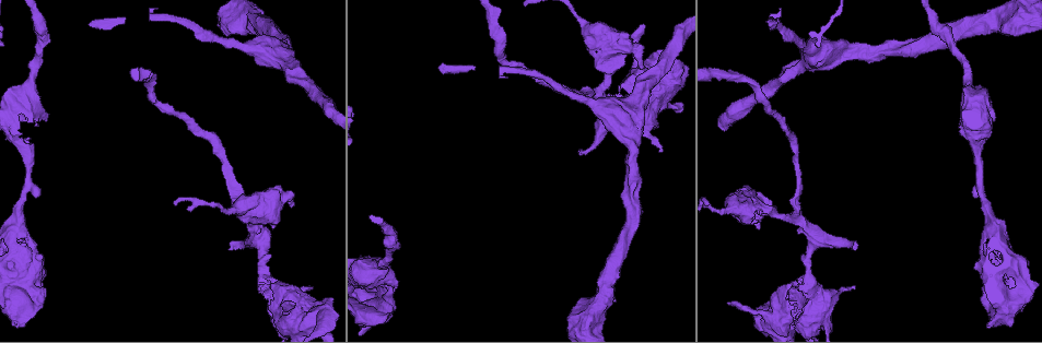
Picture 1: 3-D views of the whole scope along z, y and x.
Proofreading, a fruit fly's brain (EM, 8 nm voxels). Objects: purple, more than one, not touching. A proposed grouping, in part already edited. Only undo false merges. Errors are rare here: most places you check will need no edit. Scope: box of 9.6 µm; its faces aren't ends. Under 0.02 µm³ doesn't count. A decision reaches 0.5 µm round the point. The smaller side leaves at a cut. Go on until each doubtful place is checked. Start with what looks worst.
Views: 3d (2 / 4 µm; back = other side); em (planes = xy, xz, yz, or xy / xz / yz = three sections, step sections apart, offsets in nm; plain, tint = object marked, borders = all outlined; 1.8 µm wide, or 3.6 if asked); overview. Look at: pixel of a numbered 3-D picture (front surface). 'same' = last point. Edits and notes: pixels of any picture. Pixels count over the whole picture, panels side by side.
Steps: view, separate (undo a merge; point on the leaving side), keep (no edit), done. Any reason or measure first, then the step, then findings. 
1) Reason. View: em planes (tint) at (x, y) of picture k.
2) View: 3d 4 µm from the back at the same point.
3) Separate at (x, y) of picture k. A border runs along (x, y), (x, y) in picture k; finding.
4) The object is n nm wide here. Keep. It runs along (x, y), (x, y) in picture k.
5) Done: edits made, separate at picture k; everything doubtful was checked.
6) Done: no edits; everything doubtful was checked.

Closes a loop. View: em xy step 8 (tint) at (995, 223) of picture 1.

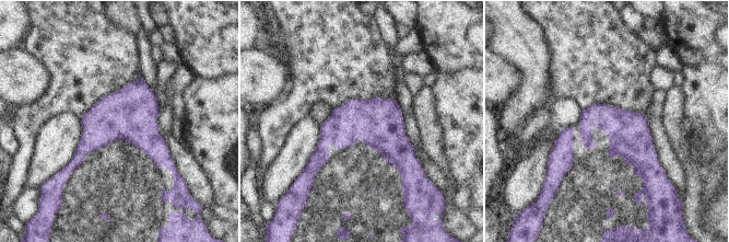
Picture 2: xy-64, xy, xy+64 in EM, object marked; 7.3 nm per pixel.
Another direction. View: em yz step 4 (tint) at the same point.

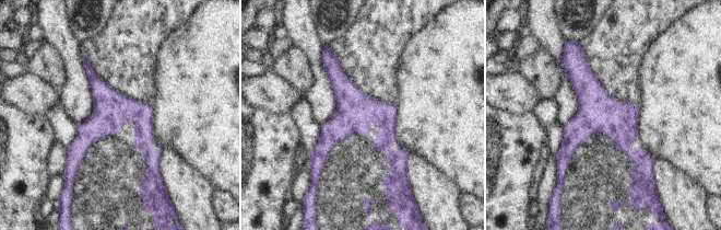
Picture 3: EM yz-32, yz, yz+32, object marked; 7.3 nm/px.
The object is 280 nm wide here. Keep. Continuous, no second neuron.

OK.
Sharp bend. View: 3d 4 µm at (23, 274) of picture 1.

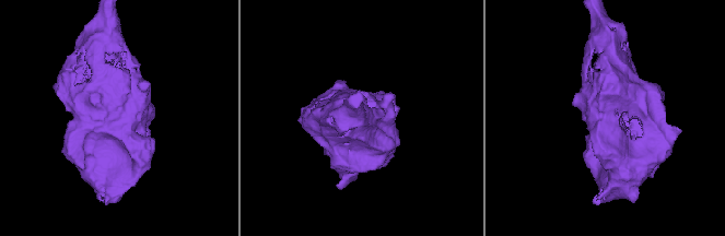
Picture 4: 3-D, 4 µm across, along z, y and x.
View: em 3.6 µm planes (tint) at (116, 115) of picture 4.

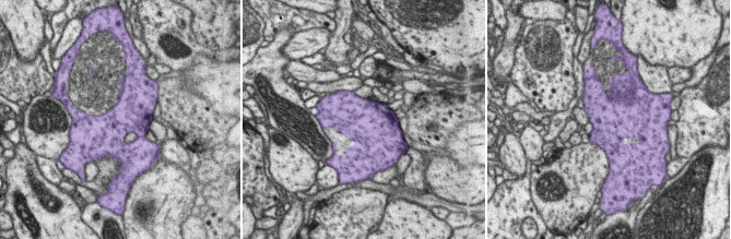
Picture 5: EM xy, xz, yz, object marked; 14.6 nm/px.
Keep. All the same neuron.

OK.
Calibre changes. View: 3d 4 µm at (300, 303) of picture 1.

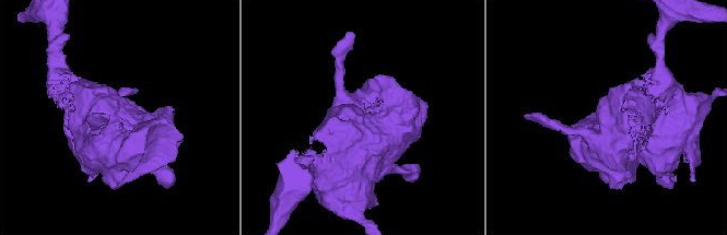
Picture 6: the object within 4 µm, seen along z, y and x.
Now the EM. View: em 3.6 µm planes (tint) at (121, 118) of picture 6.

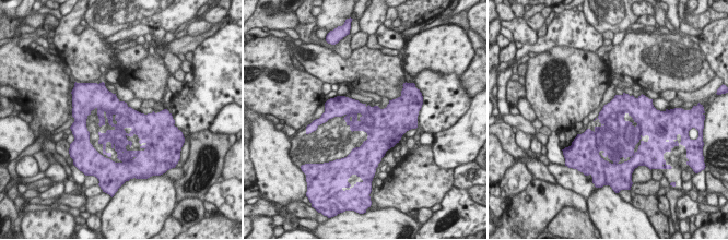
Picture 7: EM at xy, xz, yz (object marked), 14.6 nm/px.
Keep. All the same neuron.

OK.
Done: no edits; everything doubtful was checked.

